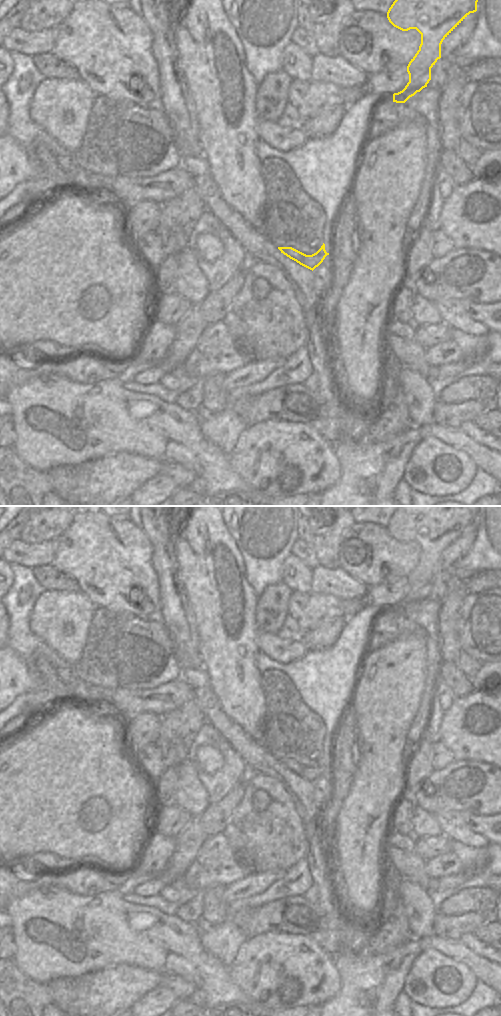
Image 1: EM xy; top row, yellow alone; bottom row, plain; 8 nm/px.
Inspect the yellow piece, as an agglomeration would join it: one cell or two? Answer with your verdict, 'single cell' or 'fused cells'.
single cell

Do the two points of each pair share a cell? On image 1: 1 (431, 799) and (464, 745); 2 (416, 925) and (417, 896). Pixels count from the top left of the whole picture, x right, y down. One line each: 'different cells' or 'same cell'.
1: different cells
2: same cell

